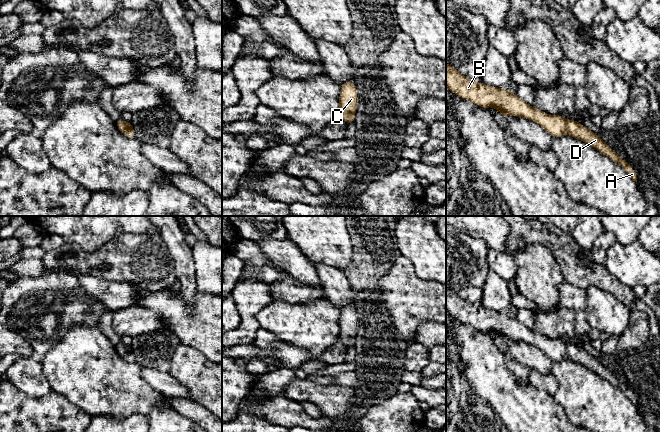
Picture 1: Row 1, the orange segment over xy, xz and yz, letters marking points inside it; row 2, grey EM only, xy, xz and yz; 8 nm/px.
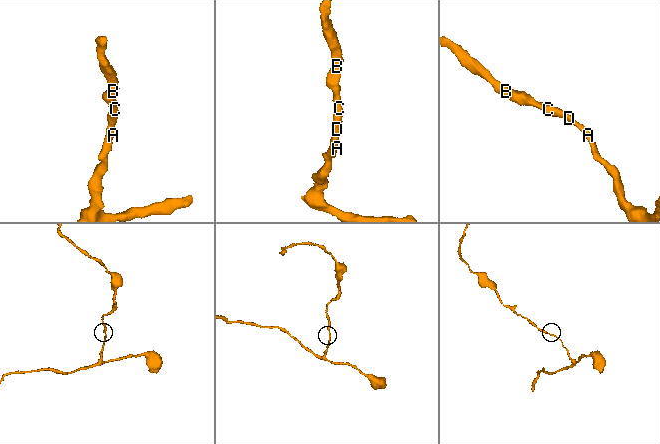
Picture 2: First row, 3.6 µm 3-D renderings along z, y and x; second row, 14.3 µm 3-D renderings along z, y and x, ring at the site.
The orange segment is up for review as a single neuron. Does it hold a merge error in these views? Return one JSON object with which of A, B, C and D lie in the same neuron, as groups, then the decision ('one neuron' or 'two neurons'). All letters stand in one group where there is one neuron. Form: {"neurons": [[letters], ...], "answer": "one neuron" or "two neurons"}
{"neurons": [["A", "B", "C", "D"]], "answer": "one neuron"}

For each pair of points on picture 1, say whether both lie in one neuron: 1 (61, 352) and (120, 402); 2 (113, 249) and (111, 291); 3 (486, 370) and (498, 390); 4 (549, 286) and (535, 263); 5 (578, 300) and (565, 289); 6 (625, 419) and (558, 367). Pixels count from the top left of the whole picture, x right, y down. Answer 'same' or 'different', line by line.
1: same
2: different
3: same
4: same
5: same
6: same

